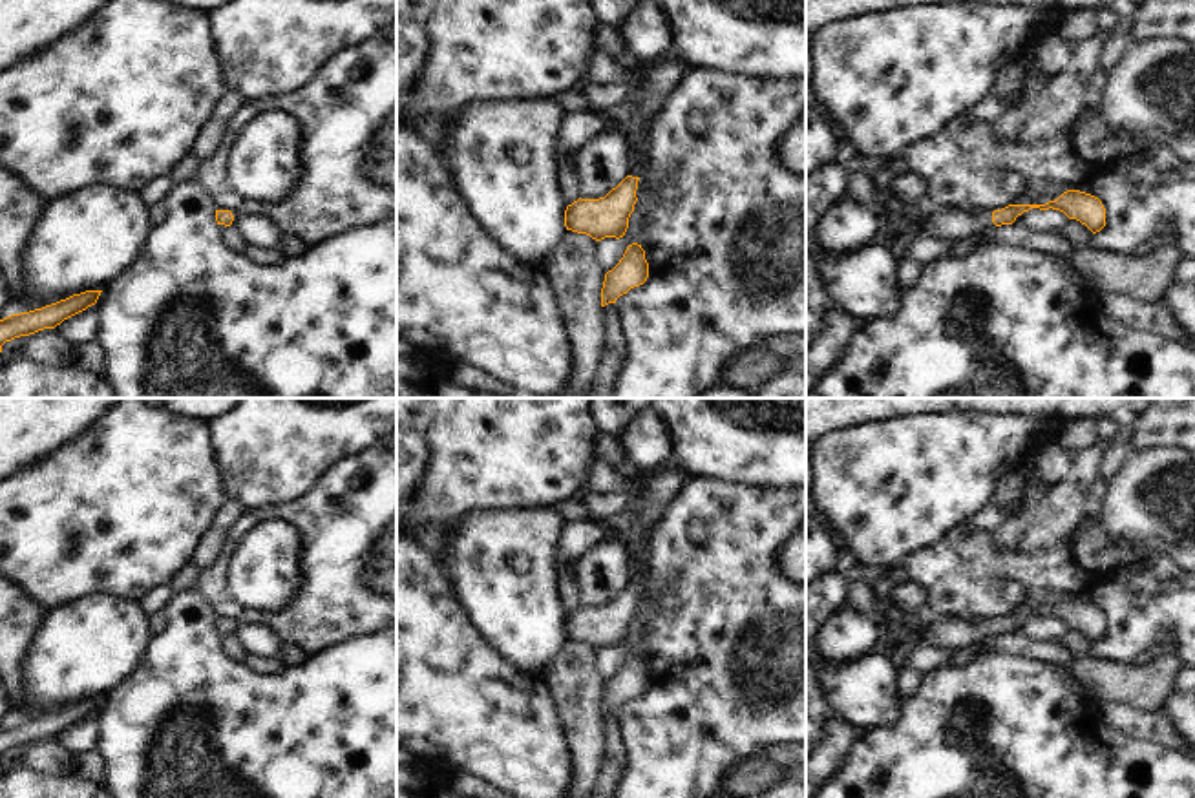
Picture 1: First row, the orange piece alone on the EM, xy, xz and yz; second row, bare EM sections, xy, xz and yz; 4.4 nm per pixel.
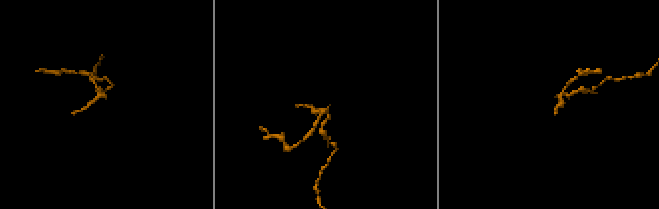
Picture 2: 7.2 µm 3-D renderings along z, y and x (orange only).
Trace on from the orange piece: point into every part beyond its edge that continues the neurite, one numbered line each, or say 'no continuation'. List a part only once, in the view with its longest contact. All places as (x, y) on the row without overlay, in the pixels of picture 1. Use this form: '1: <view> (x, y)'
1: xz (660, 488)

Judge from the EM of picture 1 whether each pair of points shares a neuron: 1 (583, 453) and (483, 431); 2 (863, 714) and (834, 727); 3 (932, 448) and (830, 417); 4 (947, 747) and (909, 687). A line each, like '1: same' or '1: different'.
1: same
2: different
3: different
4: different

